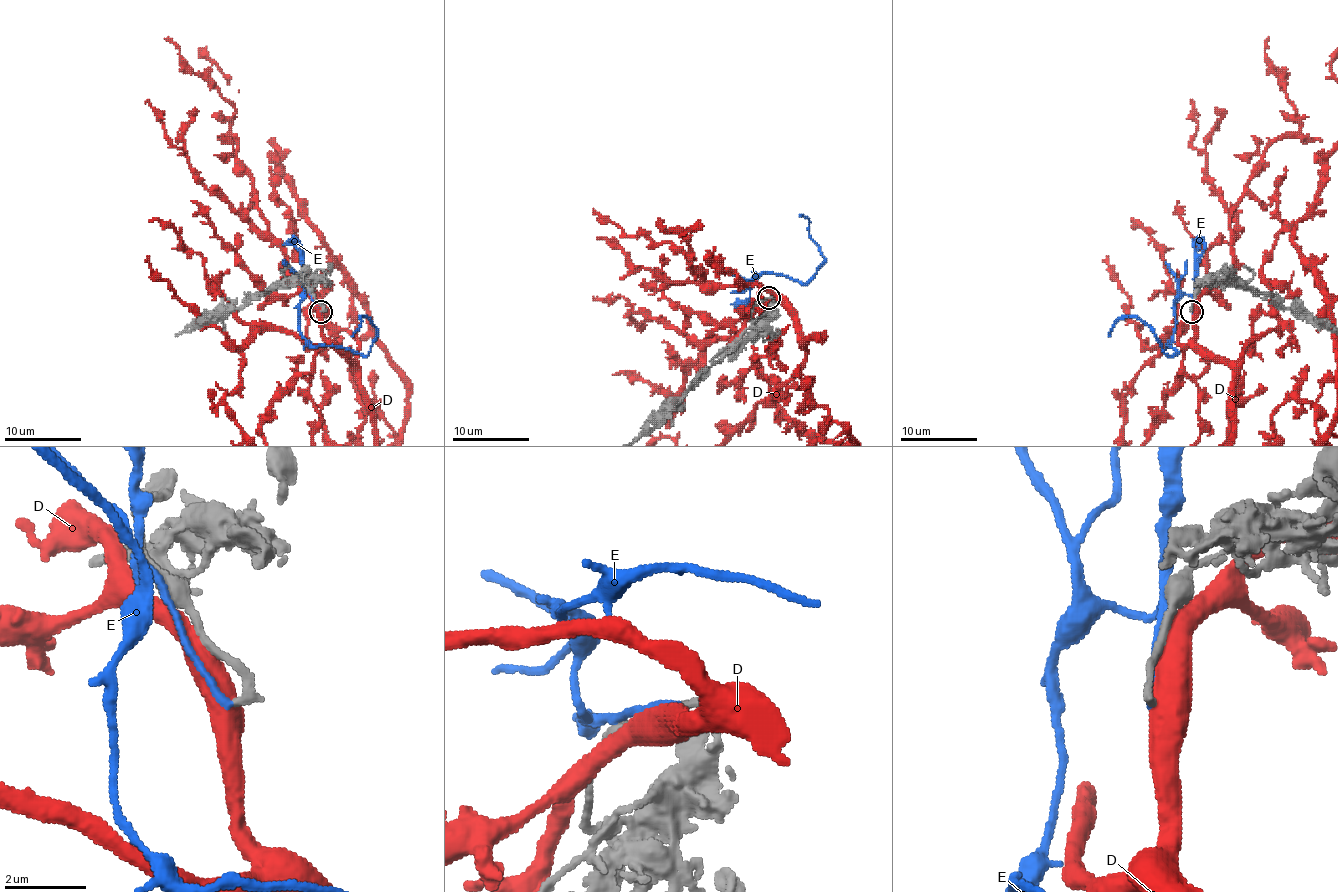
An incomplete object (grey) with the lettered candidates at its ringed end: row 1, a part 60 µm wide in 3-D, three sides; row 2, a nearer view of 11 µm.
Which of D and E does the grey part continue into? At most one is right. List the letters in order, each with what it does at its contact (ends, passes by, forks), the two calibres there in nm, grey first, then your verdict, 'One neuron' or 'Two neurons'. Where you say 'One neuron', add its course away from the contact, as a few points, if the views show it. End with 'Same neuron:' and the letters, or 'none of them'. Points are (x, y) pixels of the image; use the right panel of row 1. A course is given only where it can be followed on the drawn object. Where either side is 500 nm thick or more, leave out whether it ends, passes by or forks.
D: Thickness 220 nm (grey) against 650 nm. Two neurons
E: It ends there. Thickness 220 nm (grey) against 170 nm. One neuron. Its course: (1192, 311), (1194, 288), (1175, 305), (1167, 345), (1177, 353), (1163, 351), (1135, 317), (1121, 317), (1108, 336)
Same neuron: E

